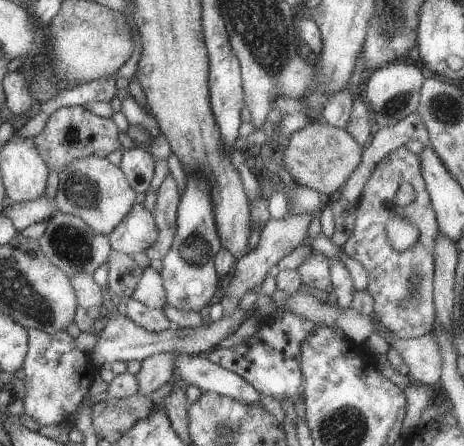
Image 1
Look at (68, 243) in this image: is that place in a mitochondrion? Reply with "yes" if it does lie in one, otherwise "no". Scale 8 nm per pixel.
yes

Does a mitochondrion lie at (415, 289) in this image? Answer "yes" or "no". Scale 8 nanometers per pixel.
yes

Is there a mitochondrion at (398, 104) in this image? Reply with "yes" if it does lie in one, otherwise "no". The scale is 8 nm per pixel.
yes

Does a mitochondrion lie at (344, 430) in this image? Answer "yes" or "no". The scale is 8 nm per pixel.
yes

